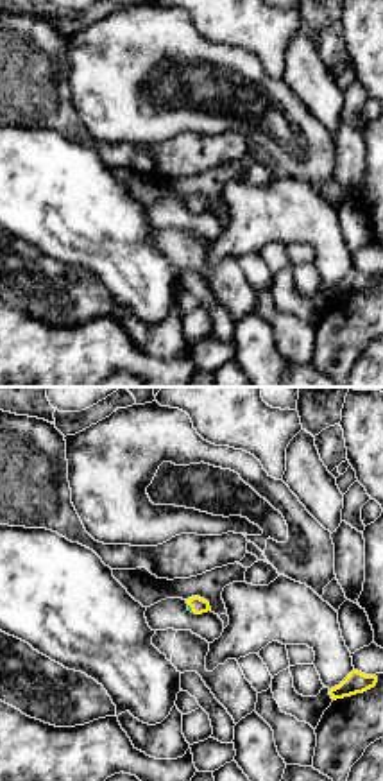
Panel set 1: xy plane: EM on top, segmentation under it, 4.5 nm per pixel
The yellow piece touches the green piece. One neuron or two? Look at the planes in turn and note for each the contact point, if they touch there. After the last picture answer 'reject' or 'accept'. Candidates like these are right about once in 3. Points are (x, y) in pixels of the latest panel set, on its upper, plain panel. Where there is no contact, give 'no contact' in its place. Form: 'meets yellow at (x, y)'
meets yellow at (190, 205)

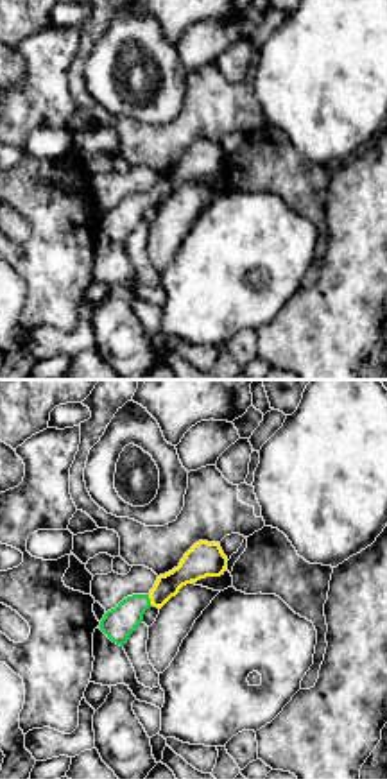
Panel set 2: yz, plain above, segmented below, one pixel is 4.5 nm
meets yellow at (151, 199)

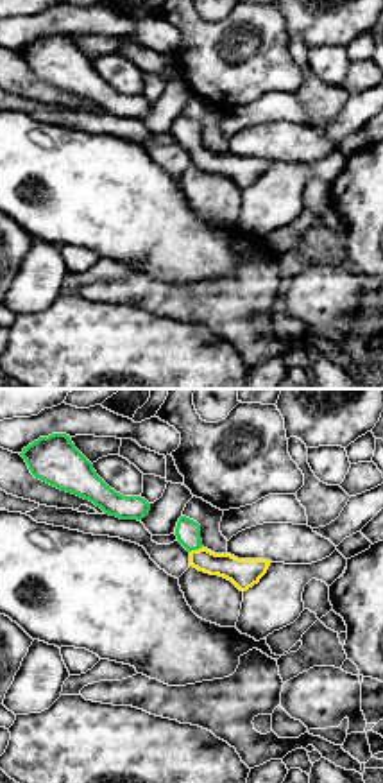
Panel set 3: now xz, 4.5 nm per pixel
meets yellow at (195, 149)

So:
accept

